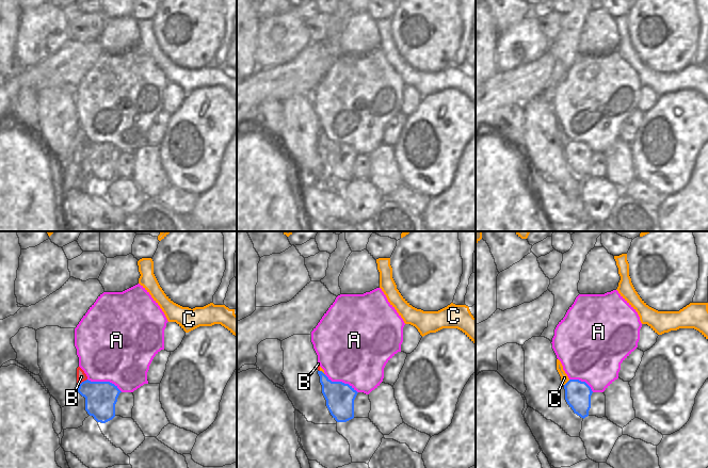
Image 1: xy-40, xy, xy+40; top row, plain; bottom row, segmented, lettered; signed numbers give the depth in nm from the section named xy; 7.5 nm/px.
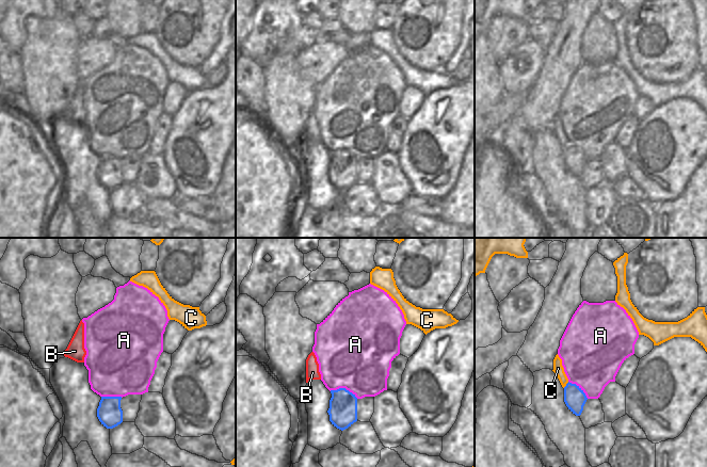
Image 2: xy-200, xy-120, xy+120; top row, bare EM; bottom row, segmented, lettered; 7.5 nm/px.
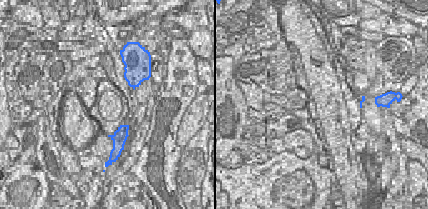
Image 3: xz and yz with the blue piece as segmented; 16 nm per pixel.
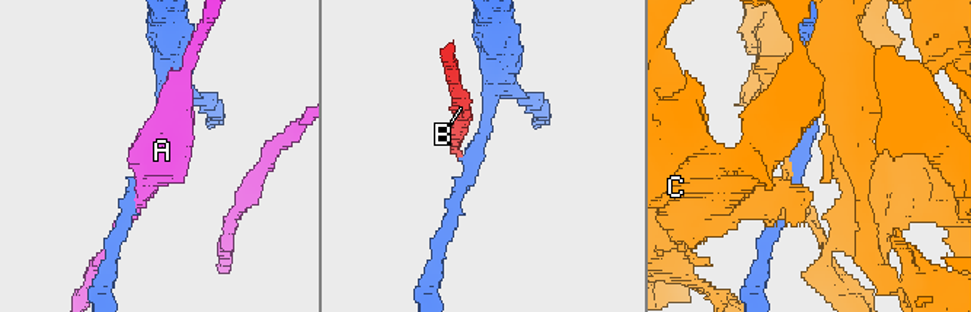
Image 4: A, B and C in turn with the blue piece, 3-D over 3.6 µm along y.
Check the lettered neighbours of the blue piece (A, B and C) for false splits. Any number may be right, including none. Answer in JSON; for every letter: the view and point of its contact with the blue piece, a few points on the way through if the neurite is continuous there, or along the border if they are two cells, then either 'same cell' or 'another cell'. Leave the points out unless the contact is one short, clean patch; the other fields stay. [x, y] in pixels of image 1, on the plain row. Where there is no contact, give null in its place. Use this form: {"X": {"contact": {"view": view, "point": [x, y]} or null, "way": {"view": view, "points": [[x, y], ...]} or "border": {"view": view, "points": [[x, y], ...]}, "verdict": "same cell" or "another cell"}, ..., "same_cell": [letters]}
{"A": {"contact": {"view": "xy", "point": [341, 143]}, "verdict": "another cell"}, "B": {"contact": {"view": "xy-40", "point": [80, 145]}, "border": {"view": "xy-40", "points": [[86, 140], [77, 150]]}, "verdict": "another cell"}, "C": {"contact": {"view": "xy+40", "point": [566, 144]}, "verdict": "another cell"}, "same_cell": []}

